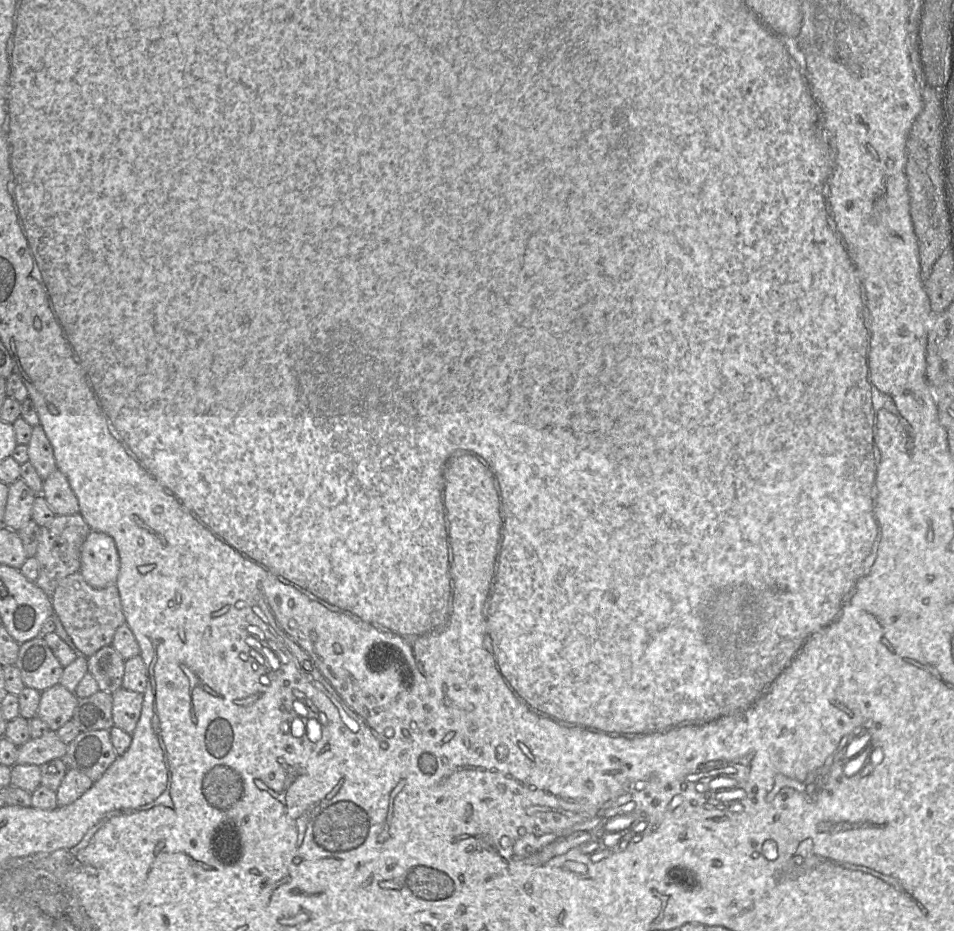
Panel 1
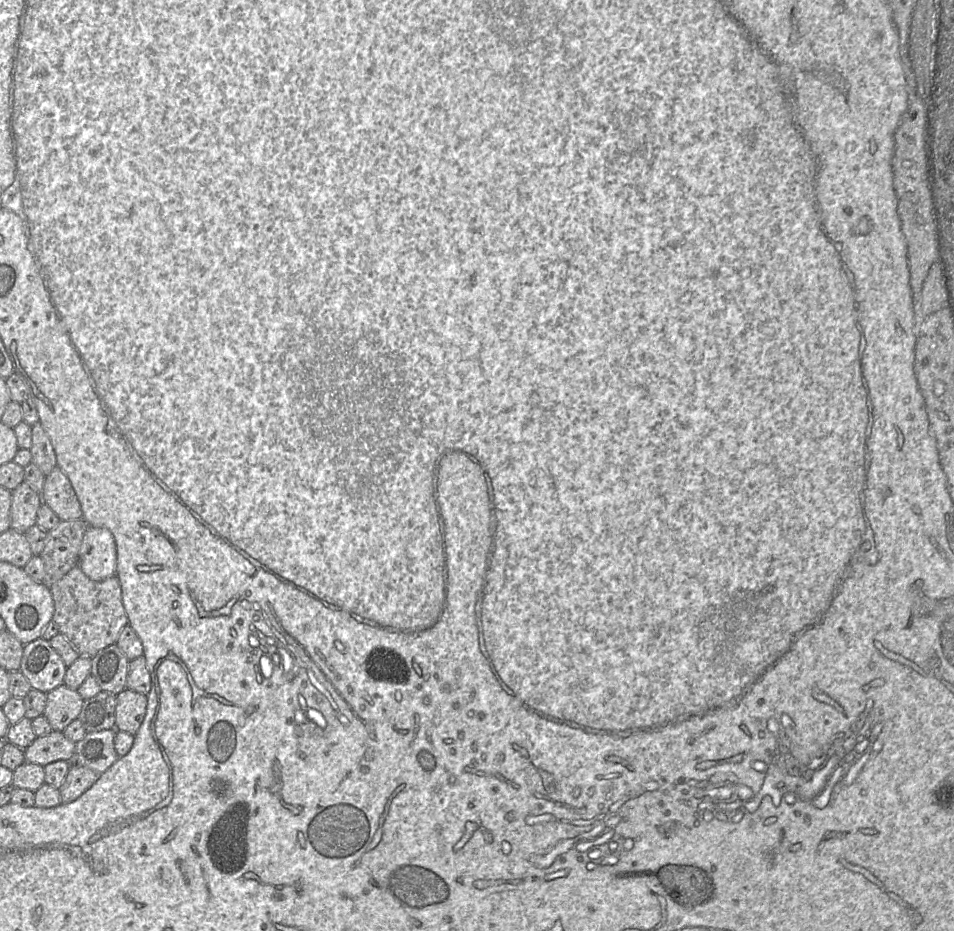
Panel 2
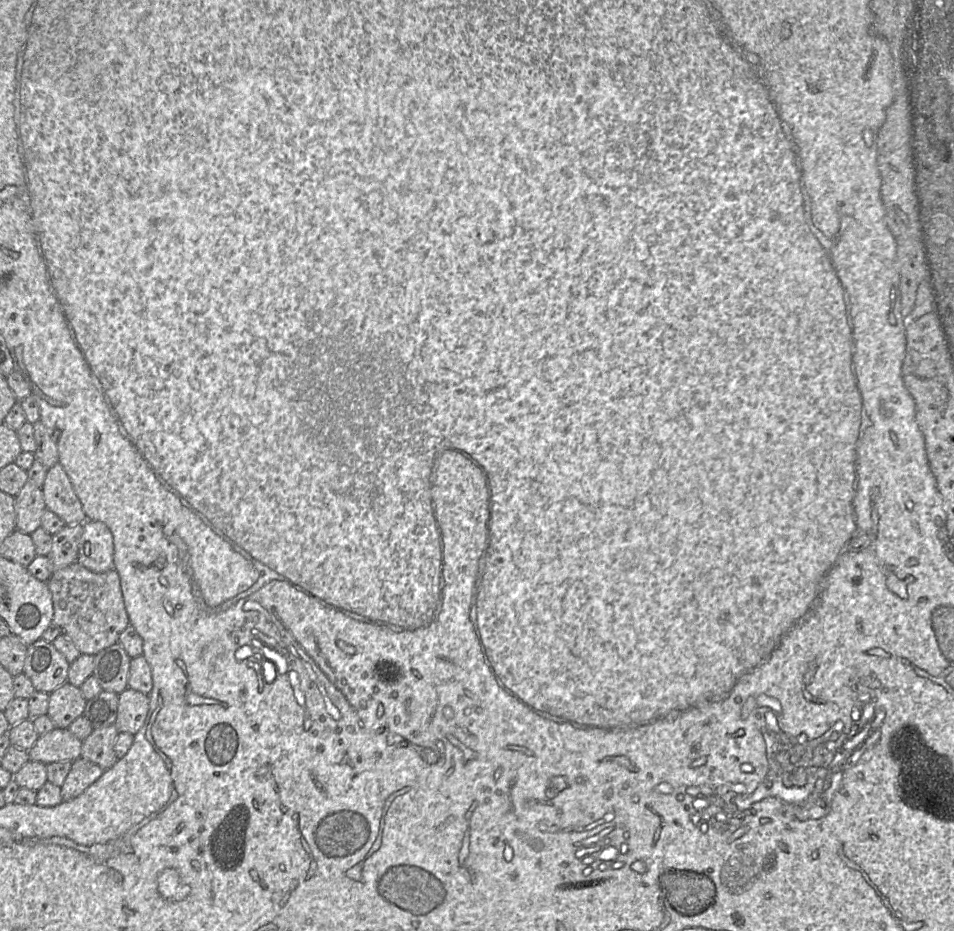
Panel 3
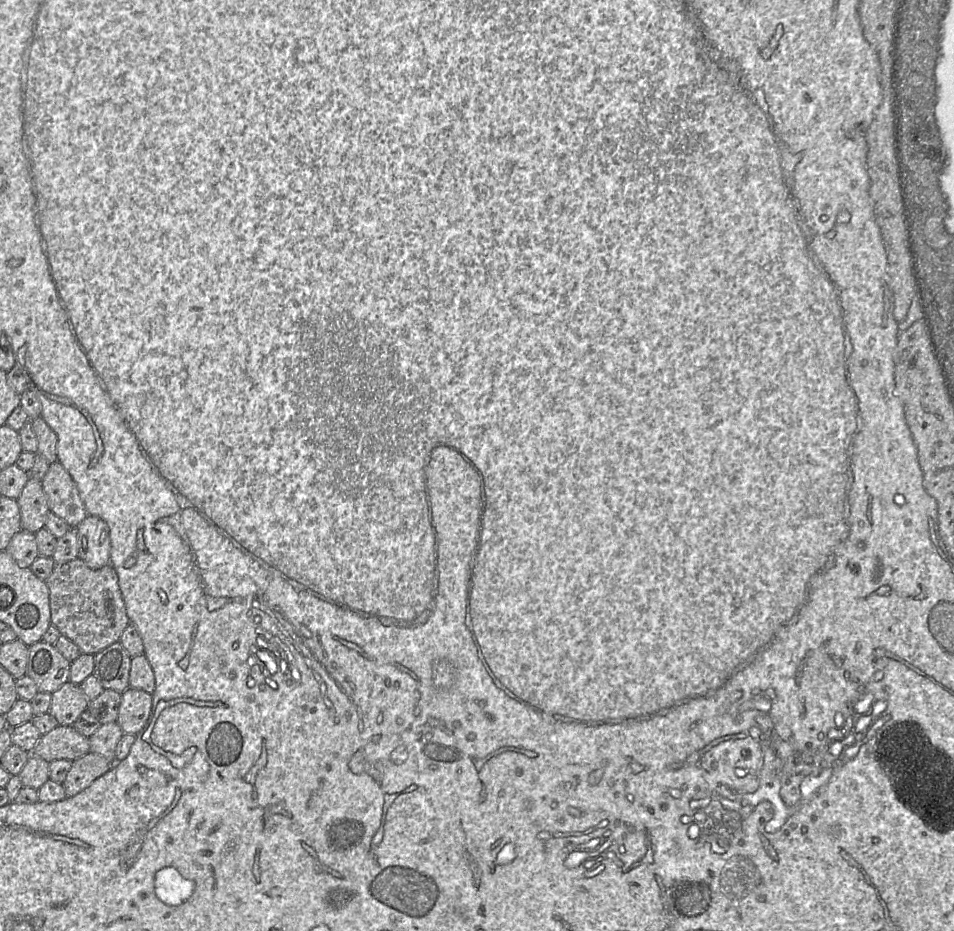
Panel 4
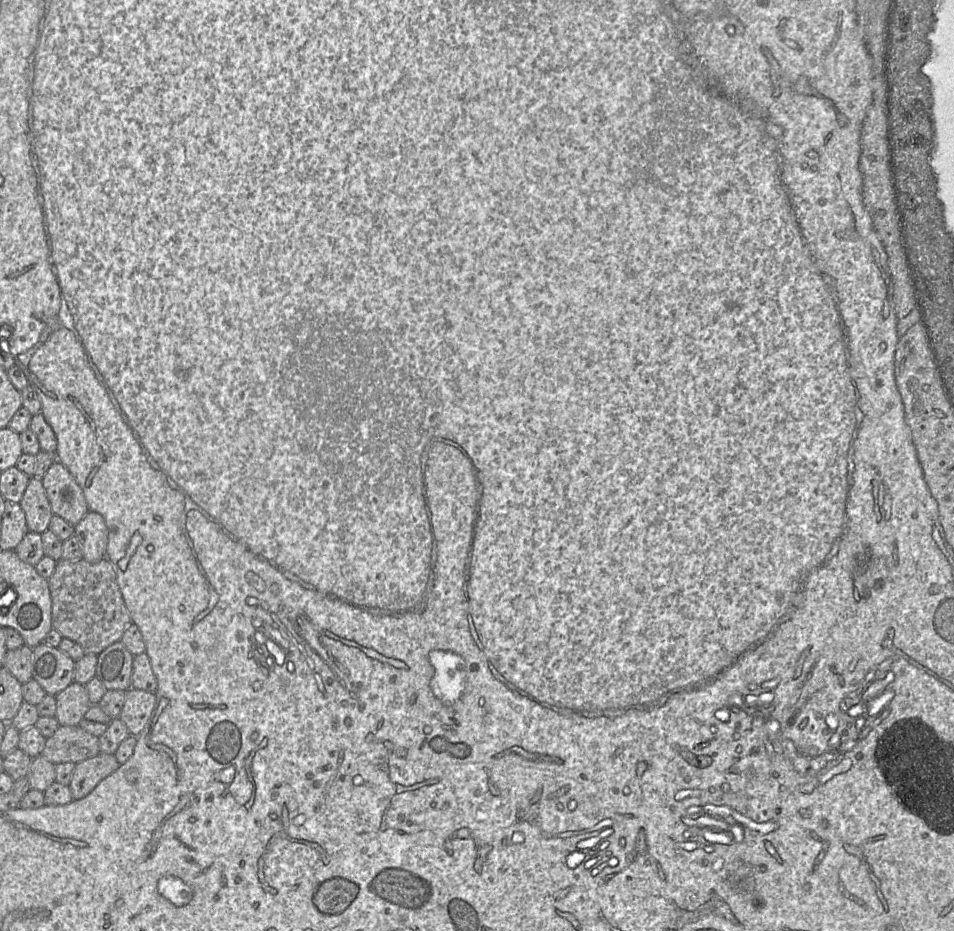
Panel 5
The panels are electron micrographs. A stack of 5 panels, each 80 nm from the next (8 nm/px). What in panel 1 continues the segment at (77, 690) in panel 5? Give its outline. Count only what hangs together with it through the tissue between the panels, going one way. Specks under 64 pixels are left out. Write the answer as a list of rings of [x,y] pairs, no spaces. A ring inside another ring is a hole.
[[[56,684],[41,692],[37,717],[45,722],[51,731],[57,731],[72,719],[78,703],[75,693],[63,685]]]

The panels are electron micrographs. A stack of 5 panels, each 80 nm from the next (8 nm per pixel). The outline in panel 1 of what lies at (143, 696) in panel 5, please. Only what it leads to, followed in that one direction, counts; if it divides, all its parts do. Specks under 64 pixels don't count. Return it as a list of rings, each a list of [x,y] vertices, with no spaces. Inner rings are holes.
[[[121,687],[115,693],[112,693],[112,697],[113,726],[132,736],[140,718],[143,695]]]

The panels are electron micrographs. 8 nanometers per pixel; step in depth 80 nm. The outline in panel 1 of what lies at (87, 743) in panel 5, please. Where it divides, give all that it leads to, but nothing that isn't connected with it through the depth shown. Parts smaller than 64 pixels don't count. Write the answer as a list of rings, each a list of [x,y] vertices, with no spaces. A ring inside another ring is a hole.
[[[49,731],[39,738],[30,738],[18,747],[16,764],[41,766],[53,759],[63,759],[67,752],[65,744],[57,735]]]

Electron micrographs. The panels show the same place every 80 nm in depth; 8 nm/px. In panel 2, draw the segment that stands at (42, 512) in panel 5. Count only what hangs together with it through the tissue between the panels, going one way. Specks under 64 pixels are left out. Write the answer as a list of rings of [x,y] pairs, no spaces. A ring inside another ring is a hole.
[[[23,481],[12,492],[10,507],[10,528],[25,533],[36,525],[37,512],[42,504],[39,492]]]

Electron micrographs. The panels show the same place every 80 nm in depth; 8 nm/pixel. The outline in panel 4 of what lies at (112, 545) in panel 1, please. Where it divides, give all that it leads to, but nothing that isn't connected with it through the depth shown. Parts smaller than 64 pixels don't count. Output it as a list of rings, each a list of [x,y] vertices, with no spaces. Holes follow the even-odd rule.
[[[87,515],[76,526],[78,558],[91,569],[110,564],[111,539],[108,524],[97,516]]]

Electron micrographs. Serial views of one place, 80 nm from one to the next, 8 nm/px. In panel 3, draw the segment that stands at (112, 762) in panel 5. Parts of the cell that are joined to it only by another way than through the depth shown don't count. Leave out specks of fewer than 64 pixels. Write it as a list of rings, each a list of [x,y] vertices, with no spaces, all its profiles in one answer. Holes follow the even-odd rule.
[[[79,757],[71,764],[71,769],[61,786],[63,800],[72,800],[94,783],[104,770],[97,764]]]

